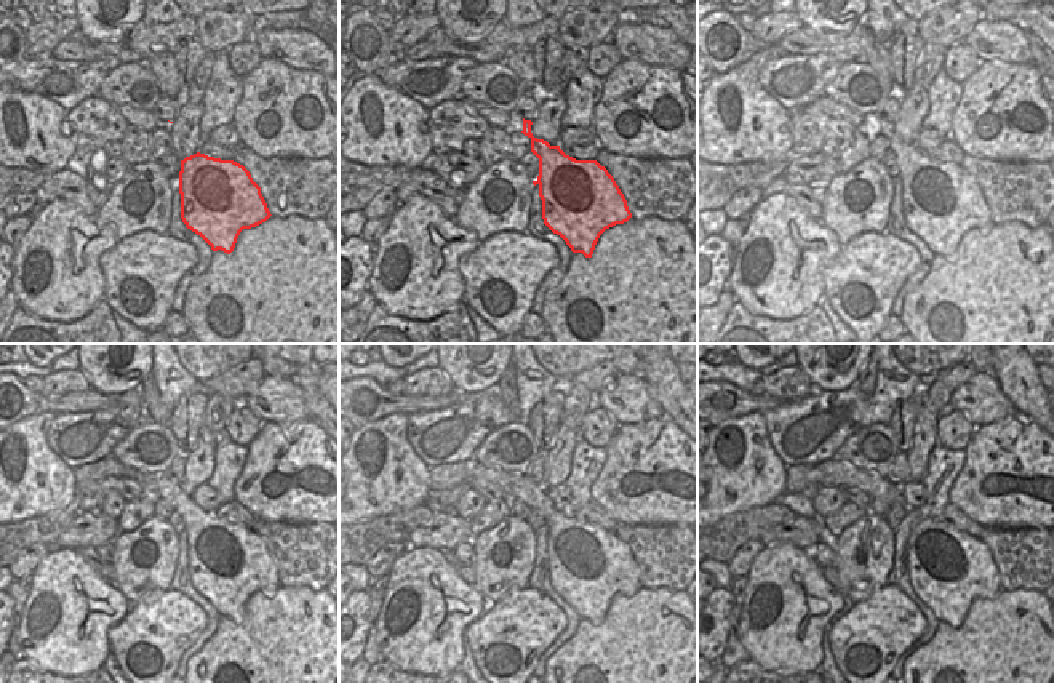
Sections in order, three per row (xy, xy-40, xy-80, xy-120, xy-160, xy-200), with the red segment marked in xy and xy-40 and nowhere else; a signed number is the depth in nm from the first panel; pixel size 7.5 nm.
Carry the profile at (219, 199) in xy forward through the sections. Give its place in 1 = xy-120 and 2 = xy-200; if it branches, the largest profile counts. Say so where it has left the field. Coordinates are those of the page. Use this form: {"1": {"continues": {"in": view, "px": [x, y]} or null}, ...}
{"1": {"continues": {"in": "xy-120", "px": [227, 562]}}, "2": {"continues": {"in": "xy-200", "px": [949, 568]}}}

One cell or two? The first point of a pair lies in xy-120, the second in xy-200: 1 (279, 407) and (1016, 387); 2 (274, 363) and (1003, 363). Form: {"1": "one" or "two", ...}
{"1": "two", "2": "two"}

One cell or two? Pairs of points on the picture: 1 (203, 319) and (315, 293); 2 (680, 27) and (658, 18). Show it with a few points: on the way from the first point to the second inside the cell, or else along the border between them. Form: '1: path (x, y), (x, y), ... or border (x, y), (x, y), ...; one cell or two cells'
1: path (221, 293), (285, 293); one cell
2: path (675, 23), (670, 18), (662, 18); one cell

